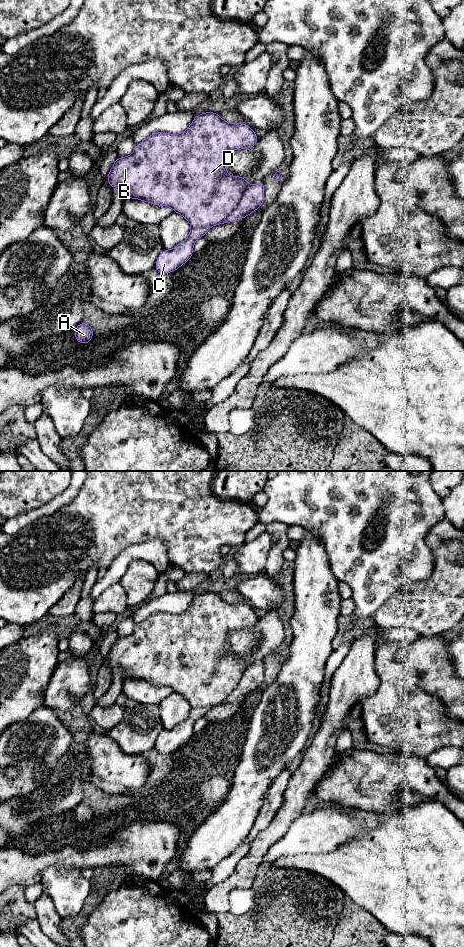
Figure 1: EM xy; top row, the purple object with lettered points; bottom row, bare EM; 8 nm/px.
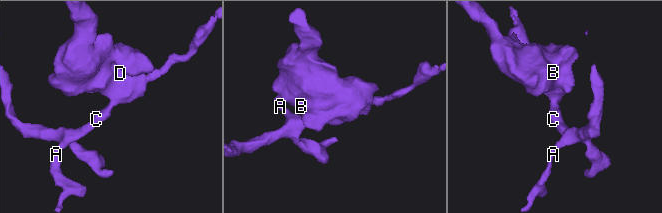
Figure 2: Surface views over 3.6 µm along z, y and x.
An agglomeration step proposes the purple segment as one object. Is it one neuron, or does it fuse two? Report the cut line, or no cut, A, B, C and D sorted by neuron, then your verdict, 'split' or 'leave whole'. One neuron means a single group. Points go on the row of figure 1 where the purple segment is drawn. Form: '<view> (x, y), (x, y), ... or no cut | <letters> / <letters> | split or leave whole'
xy (248, 187), (240, 201), (223, 222) | A C / B D | split

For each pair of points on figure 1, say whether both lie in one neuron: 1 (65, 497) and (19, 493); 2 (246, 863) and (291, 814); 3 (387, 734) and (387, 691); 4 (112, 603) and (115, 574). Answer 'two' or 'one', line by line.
1: two
2: one
3: one
4: two

